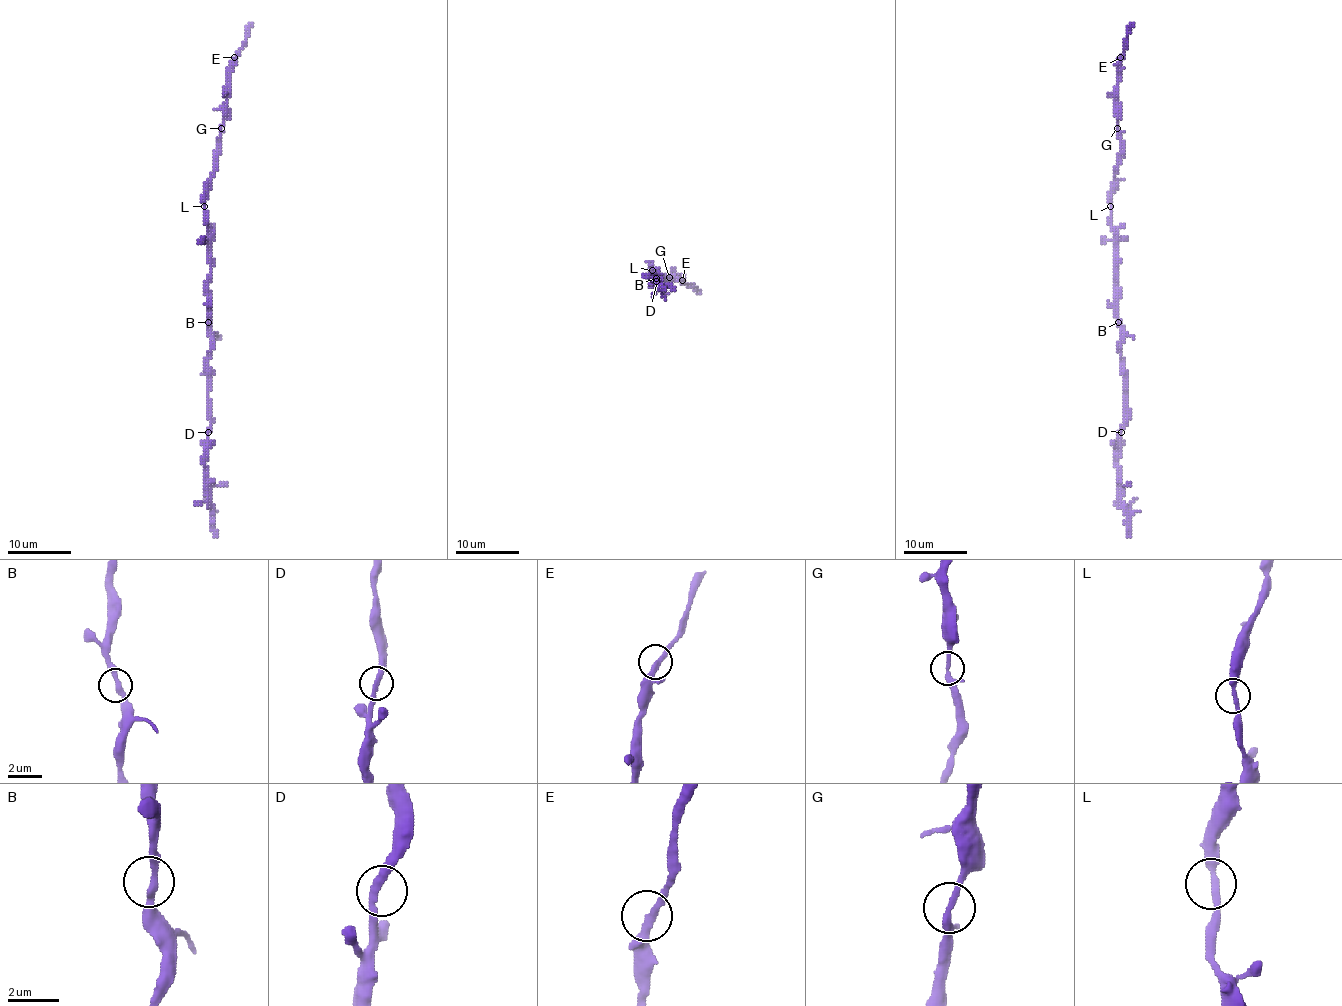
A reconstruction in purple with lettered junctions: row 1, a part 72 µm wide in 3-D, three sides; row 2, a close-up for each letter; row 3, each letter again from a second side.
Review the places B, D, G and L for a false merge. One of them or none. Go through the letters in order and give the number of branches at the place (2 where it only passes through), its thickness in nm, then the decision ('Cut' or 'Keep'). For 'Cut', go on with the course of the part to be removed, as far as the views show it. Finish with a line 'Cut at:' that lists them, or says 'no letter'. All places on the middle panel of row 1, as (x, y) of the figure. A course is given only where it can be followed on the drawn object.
B: Branches: 2. Thickness 280 nm. Keep
D: Branches: 2. Thickness 280 nm. Keep
G: Branches: 3. Thickness 220 nm. Keep
L: Branches: 2. Thickness 260 nm. Keep
Cut at: no letter

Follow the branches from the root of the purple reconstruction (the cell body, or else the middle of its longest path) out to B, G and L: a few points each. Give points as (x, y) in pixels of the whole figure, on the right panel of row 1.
B: (1117, 273), (1118, 322)
G: (1117, 273), (1117, 231), (1112, 226), (1110, 209), (1110, 187), (1121, 150), (1117, 128)
L: (1117, 273), (1117, 231), (1112, 226), (1110, 206)

